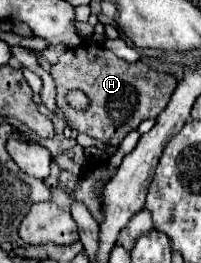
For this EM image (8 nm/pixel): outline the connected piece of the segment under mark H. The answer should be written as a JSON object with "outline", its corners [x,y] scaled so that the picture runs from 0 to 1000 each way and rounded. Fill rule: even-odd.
{"outline":[[[438,167],[348,183],[318,213],[299,213],[299,236],[259,251],[259,297],[289,335],[289,403],[328,426],[358,494],[378,487],[378,502],[418,502],[567,555],[597,548],[637,502],[677,494],[706,456],[776,449],[826,411],[876,335],[876,304],[856,289],[766,289],[716,236],[647,243],[507,175]],[[358,342],[398,342],[438,365],[448,403],[418,426],[338,395],[328,365]]]}

